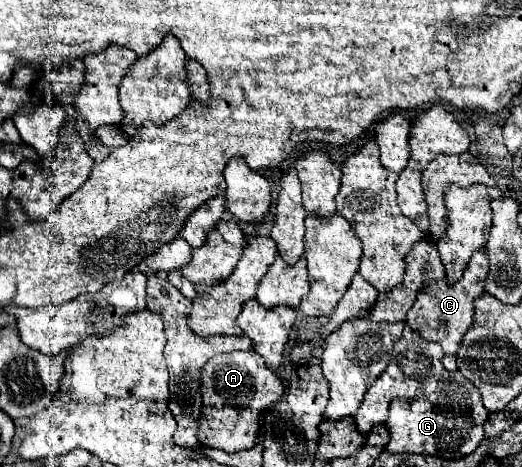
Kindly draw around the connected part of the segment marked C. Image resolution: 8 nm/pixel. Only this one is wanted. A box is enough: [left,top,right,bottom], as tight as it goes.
[407,251,489,353]

